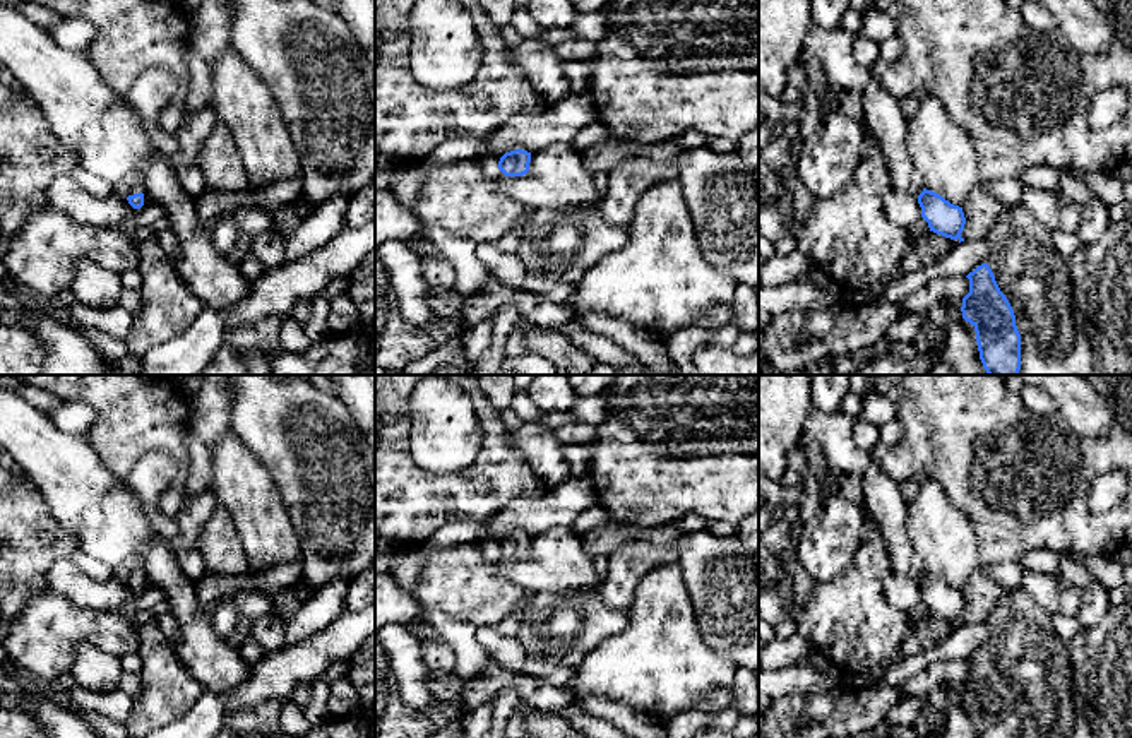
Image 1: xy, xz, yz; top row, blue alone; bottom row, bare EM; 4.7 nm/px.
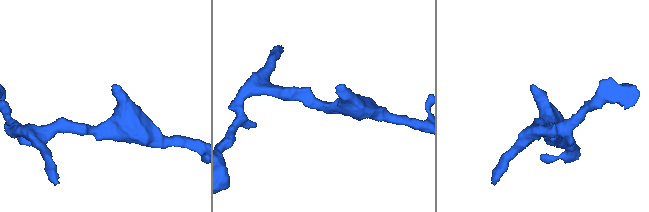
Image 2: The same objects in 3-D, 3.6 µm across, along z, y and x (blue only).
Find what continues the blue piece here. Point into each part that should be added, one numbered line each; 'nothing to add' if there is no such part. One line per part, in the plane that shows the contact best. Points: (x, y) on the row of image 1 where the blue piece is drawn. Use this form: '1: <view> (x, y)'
1: xy (132, 184)

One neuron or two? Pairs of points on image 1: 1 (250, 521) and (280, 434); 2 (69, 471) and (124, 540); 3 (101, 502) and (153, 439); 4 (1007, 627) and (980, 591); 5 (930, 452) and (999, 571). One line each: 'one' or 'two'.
1: two
2: one
3: two
4: two
5: two

